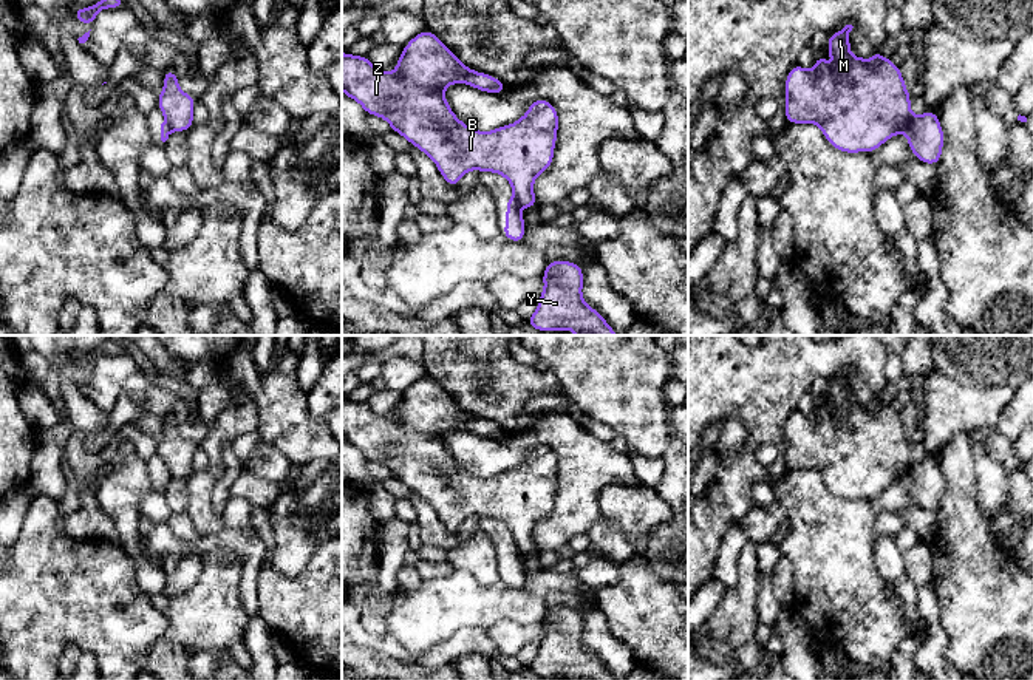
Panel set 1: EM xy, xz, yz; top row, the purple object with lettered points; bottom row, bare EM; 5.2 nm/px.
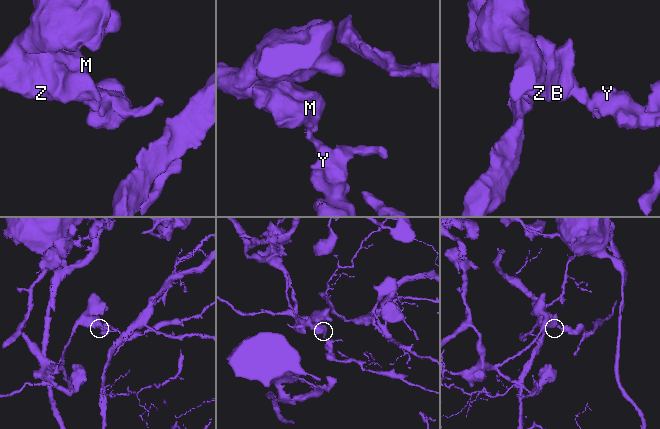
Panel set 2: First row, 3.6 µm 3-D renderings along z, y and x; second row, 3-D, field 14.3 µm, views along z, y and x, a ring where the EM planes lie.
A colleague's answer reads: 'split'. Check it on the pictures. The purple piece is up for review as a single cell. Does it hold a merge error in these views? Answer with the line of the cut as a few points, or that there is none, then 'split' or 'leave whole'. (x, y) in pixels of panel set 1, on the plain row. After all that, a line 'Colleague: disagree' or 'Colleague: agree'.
cut yz (911, 461), (896, 479); split
Colleague: agree

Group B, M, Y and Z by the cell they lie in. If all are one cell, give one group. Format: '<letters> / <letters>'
B M Z / Y

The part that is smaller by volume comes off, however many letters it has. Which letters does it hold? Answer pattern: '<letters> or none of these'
Y

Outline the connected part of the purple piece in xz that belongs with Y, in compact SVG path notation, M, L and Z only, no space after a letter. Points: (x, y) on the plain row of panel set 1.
M566 606L546 610L541 621L544 637L538 643L537 657L527 663L529 672L537 677L575 680L617 680L605 663L583 646L583 612Z

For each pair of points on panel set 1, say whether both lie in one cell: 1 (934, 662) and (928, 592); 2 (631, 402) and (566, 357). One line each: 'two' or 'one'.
1: one
2: one

